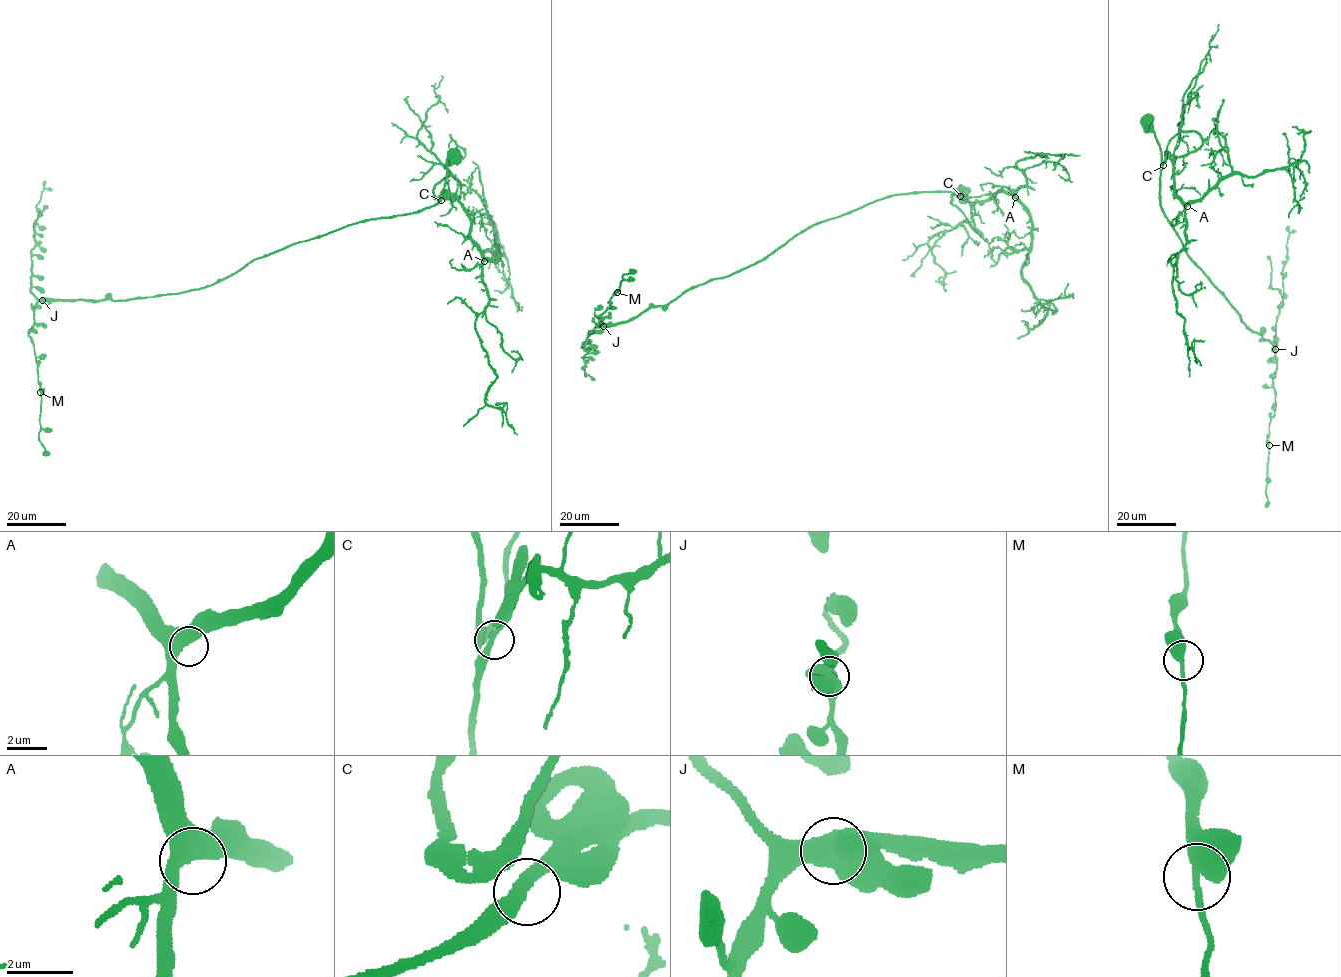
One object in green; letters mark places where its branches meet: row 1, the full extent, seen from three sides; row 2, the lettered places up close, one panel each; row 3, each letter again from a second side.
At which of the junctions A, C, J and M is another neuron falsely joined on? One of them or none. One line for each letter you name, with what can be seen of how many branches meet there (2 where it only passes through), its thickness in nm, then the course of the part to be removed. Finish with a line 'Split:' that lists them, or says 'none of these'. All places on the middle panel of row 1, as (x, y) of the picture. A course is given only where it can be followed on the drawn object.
Split: none of these

